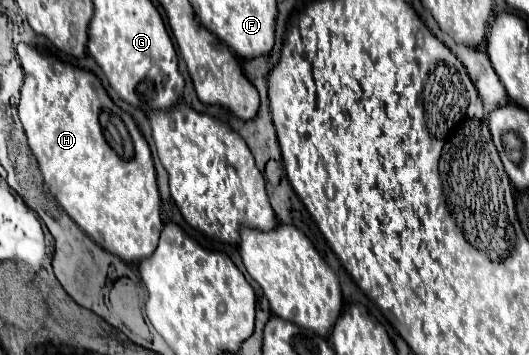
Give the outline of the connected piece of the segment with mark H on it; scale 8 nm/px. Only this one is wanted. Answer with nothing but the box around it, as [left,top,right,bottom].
[17,44,164,262]

